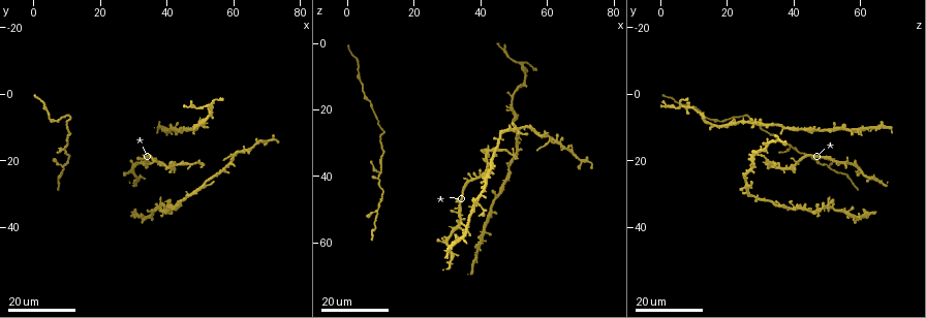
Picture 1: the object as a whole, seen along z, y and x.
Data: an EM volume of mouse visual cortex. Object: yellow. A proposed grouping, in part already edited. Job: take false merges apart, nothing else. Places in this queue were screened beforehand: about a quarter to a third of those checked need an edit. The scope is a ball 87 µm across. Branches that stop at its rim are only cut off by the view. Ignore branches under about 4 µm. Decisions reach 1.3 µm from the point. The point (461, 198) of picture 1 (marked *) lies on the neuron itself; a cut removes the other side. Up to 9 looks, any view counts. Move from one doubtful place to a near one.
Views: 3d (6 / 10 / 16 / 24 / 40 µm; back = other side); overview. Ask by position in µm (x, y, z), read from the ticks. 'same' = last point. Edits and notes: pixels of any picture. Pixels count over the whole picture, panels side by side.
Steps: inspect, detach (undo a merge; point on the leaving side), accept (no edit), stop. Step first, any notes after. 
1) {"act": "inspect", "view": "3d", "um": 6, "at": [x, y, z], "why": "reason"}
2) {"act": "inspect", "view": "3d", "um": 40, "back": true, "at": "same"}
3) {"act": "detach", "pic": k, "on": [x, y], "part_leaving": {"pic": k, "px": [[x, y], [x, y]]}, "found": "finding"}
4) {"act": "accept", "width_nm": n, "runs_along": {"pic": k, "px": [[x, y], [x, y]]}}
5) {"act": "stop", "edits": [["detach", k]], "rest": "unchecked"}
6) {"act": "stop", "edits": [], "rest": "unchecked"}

{"act": "inspect", "view": "3d", "um": 24, "at": [60.5, 17.5, 28.0]}

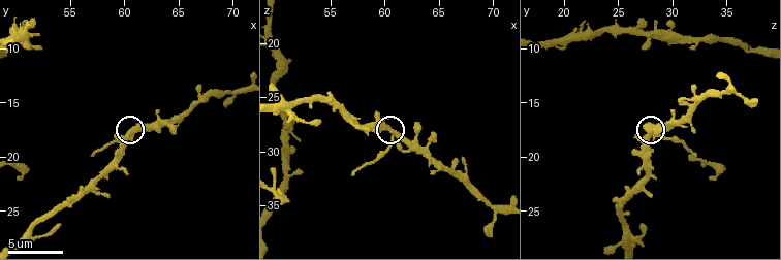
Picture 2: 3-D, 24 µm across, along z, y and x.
{"act": "inspect", "view": "3d", "um": 10, "at": "same"}

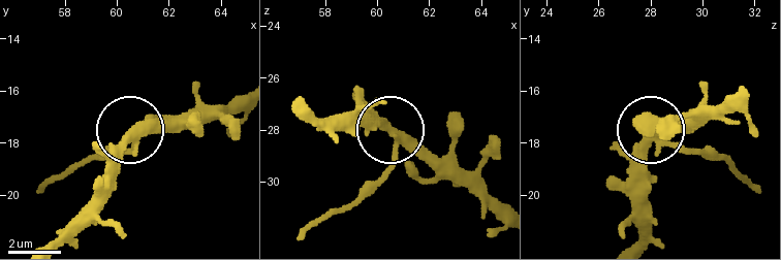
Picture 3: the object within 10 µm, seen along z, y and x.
{"act": "detach", "pic": 3, "on": [379, 179], "side_arm_um": 18, "part_leaving": {"pic": 3, "px": [[666, 143], [711, 153], [755, 188]]}, "found": "two neurons meet here"}

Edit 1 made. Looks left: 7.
{"act": "inspect", "view": "3d", "um": 24, "at": [53.0, 3.0, 6.0]}

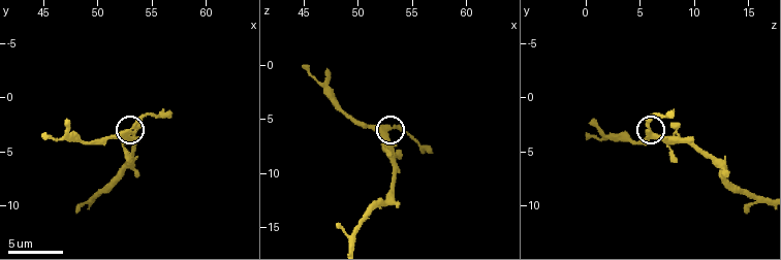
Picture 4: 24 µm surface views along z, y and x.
{"act": "inspect", "view": "3d", "um": 6, "at": [52.6, 3.2, 5.6]}

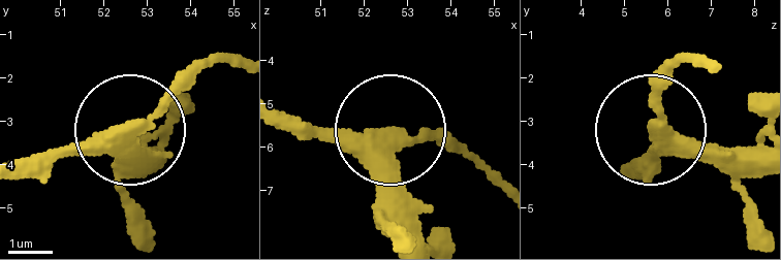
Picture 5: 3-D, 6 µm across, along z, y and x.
{"act": "detach", "pic": 5, "on": [194, 66], "part_leaving": {"pic": 5, "px": [[151, 119], [213, 67], [236, 63]]}, "found": "two neurons meet here"}

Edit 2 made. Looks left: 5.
{"act": "inspect", "view": "overview"}

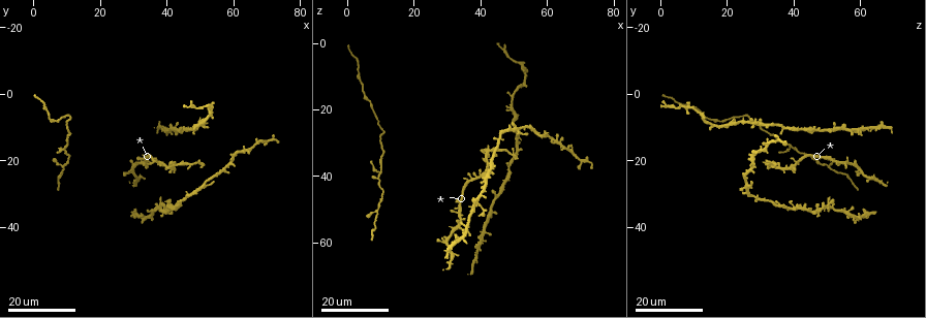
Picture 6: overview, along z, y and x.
{"act": "inspect", "view": "3d", "um": 24, "at": [9.0, 16.0, 38.5], "why": "side arm on a straight run"}

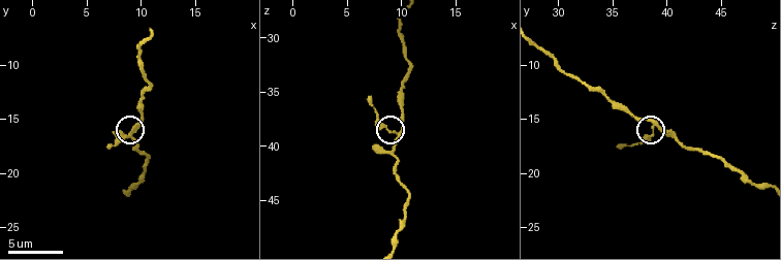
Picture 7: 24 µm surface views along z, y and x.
{"act": "inspect", "view": "3d", "um": 10, "at": [9.6, 15.6, 38.6], "why": "closer look"}

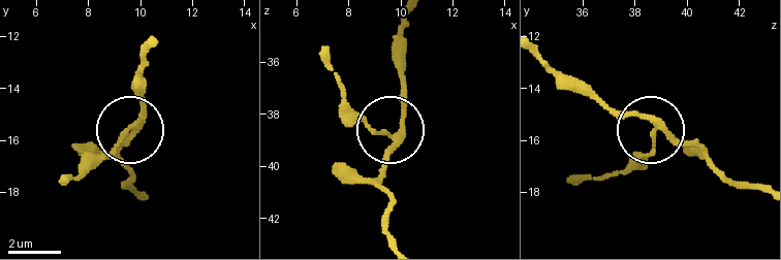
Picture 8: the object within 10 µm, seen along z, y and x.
{"act": "accept", "runs_along": {"pic": 8, "px": [[135, 189], [126, 180], [120, 149], [128, 133], [89, 171]]}, "found": "all the same neuron"}

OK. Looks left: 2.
{"act": "inspect", "view": "3d", "um": 16, "at": [29.5, 23.5, 60.5], "why": "three-way junction"}

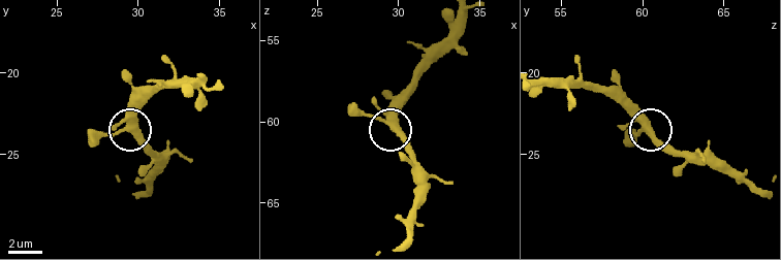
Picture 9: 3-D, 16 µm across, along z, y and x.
{"act": "inspect", "view": "3d", "um": 6, "at": [29.5, 23.6, 60.2]}

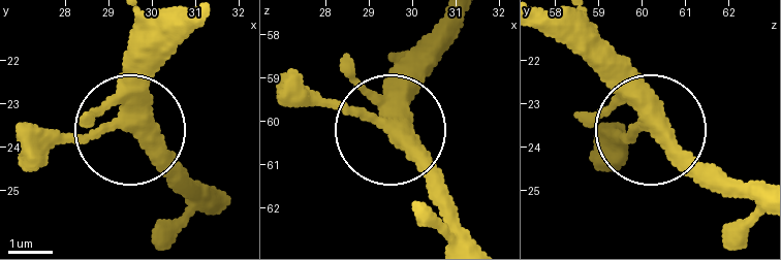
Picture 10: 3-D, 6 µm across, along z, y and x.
{"act": "accept", "runs_along": {"pic": 10, "px": [[543, 26], [717, 185]]}, "found": "one neuron here"}

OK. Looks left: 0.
{"act": "stop", "edits": [["detach", 3], ["detach", 5]], "rest": "unchecked"}

